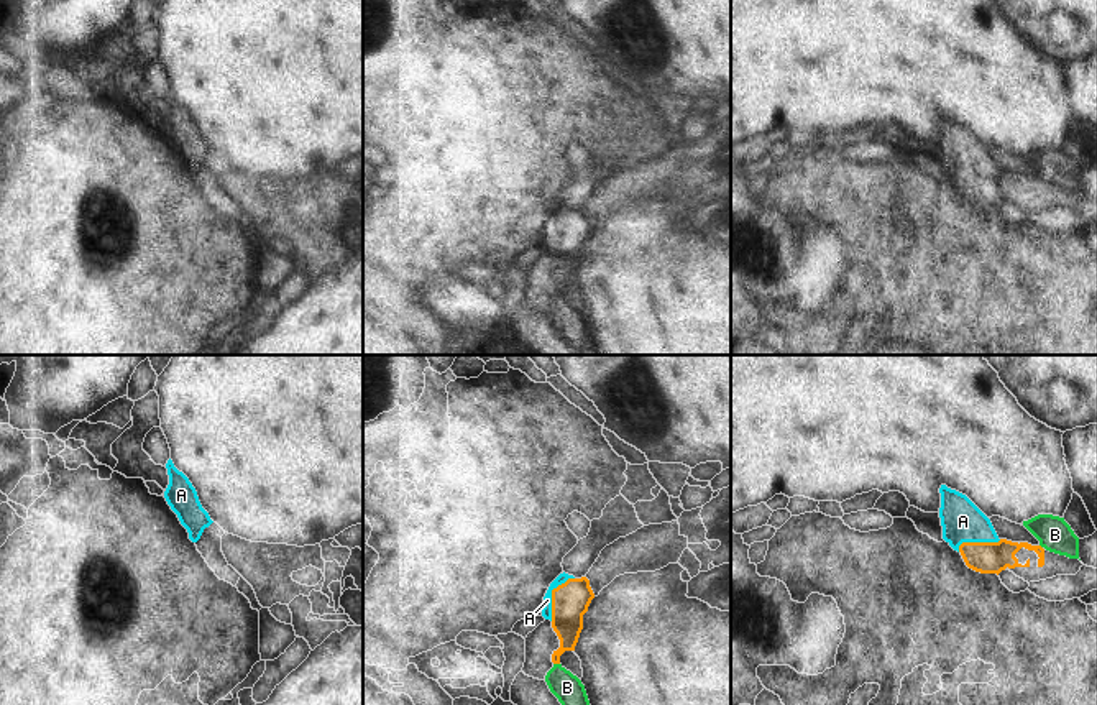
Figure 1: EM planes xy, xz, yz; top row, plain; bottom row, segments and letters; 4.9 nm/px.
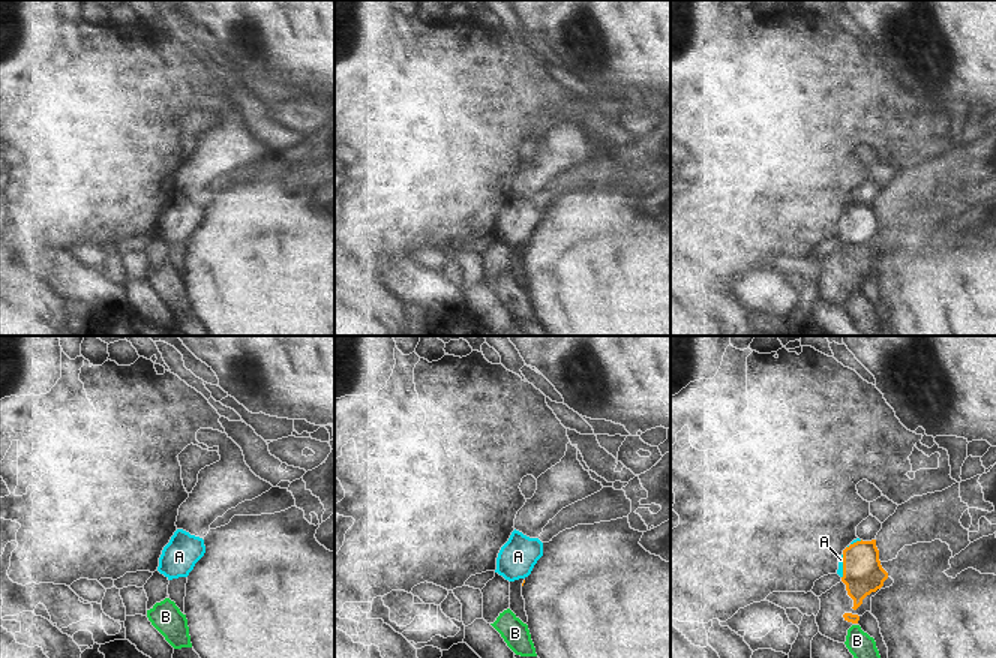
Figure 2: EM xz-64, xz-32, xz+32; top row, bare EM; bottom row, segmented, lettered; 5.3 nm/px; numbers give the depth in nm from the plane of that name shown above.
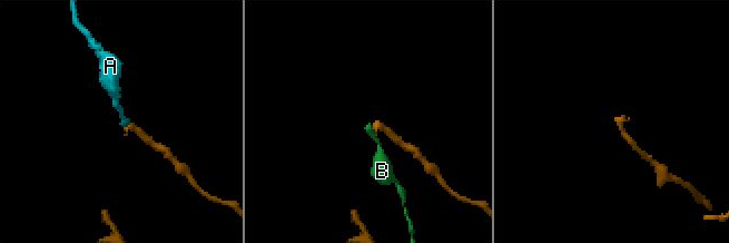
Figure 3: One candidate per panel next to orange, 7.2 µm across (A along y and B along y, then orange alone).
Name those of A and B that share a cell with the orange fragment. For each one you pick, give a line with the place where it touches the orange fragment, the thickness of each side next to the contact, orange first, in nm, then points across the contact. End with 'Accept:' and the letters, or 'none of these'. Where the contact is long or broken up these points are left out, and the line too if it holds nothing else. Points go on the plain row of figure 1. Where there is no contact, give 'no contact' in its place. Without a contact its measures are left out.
A: xz (552, 227) | 190/50 nm | across xz (570, 232), (552, 227), (547, 232)
Accept: A

